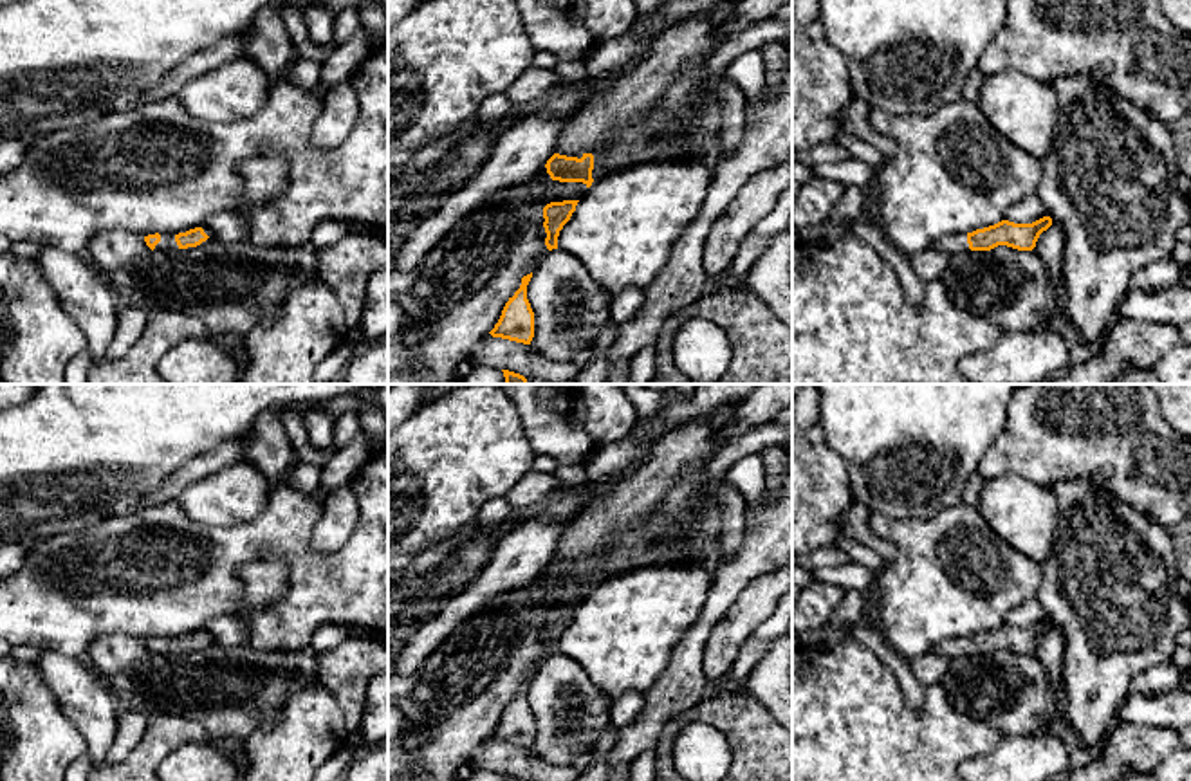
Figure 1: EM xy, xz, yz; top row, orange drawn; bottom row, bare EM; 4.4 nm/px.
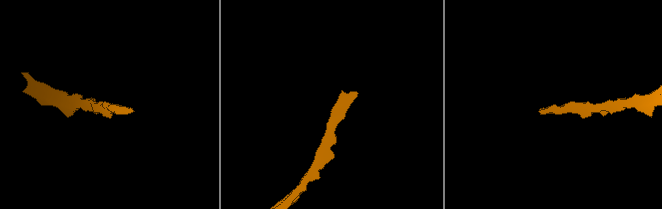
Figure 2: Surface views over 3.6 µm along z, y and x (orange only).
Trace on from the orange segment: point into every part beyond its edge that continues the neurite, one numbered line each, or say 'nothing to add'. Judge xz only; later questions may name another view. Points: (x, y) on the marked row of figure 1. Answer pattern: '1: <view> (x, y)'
1: xz (630, 94)

